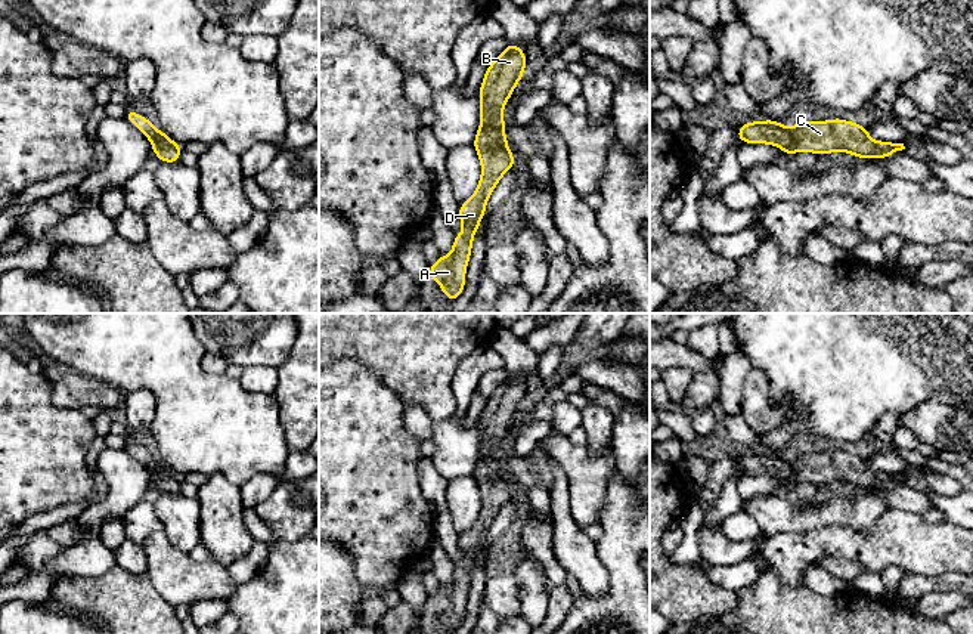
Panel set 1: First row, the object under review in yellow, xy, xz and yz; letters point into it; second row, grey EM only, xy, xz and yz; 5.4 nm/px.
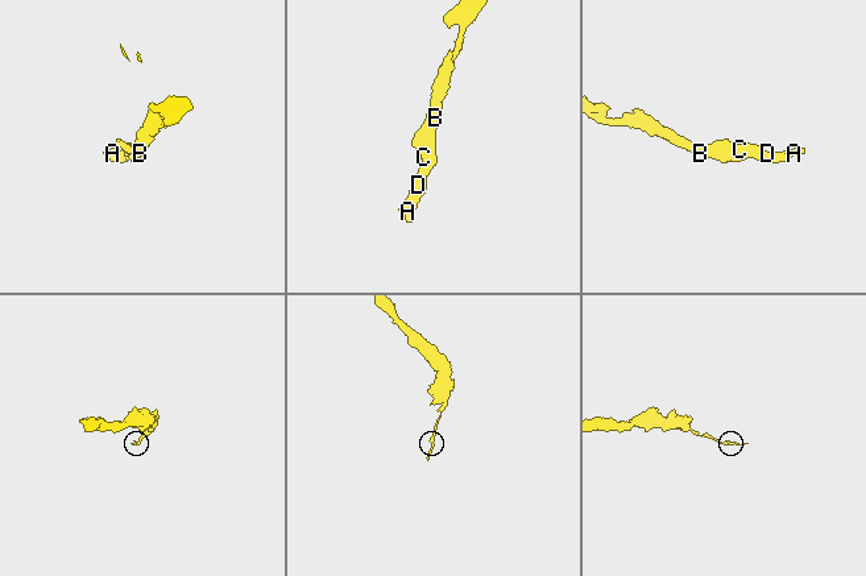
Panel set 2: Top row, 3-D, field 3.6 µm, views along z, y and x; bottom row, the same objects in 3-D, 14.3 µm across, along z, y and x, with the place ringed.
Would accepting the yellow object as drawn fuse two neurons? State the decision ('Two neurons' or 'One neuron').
One neuron

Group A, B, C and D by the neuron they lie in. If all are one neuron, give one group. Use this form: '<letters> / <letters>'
A B C D

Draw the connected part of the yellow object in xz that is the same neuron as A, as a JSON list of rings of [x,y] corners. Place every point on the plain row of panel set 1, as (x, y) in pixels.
[[[508,374],[505,381],[487,398],[480,417],[481,457],[472,477],[481,494],[481,508],[471,529],[459,536],[462,565],[455,566],[450,585],[440,585],[439,593],[428,599],[433,612],[440,615],[443,625],[450,633],[456,631],[465,618],[474,565],[486,547],[487,531],[501,508],[515,497],[506,473],[502,442],[524,402],[524,381]]]

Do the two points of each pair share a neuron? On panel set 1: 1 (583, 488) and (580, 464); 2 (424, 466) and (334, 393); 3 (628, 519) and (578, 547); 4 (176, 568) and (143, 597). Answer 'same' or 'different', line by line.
1: same
2: different
3: different
4: different

